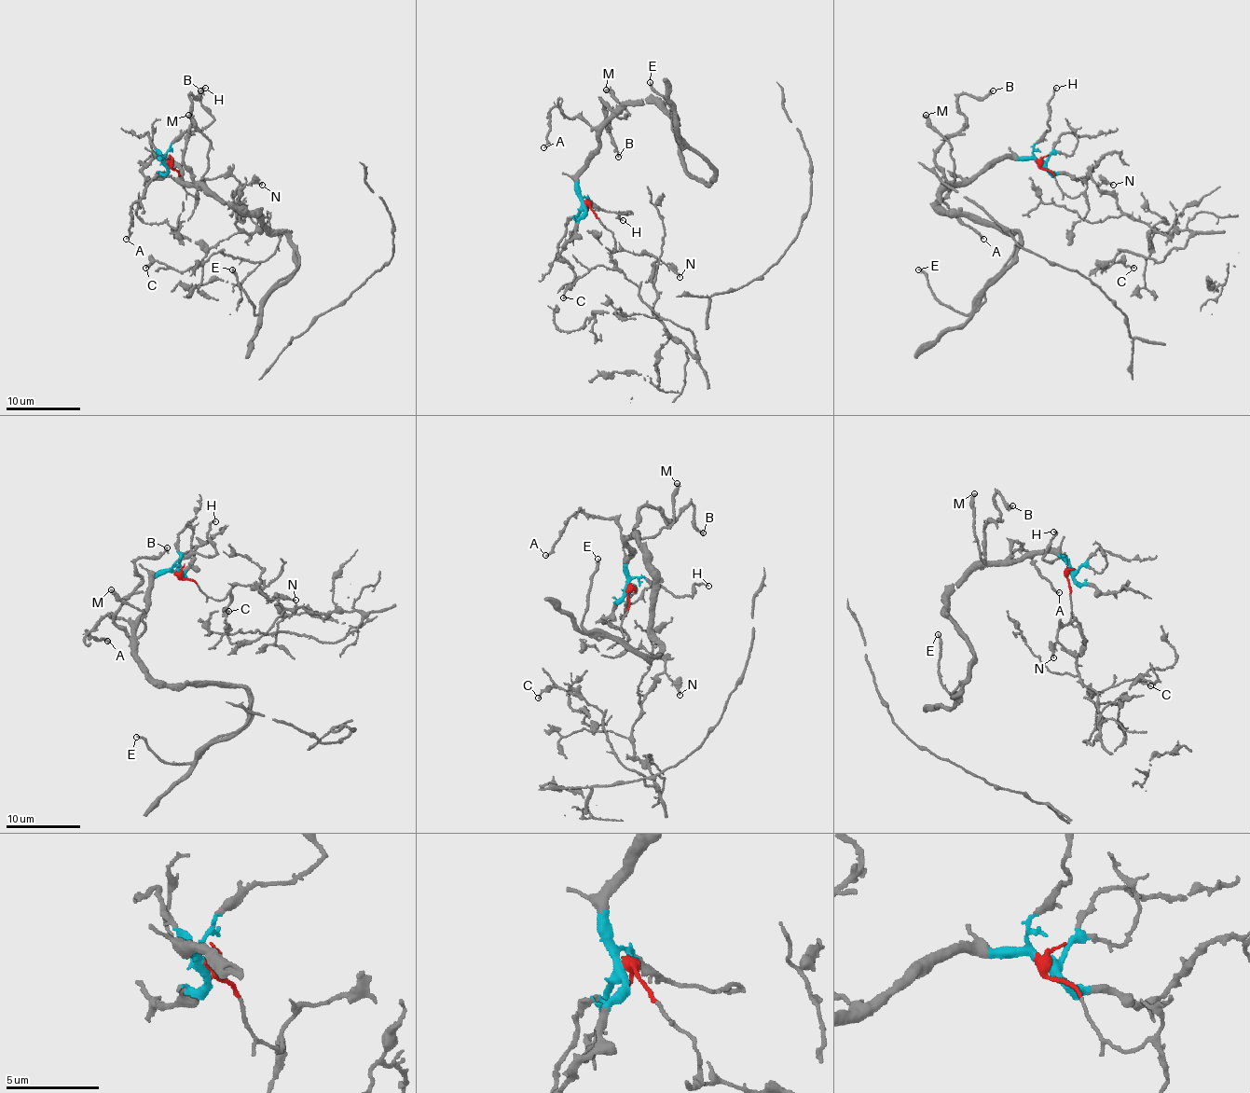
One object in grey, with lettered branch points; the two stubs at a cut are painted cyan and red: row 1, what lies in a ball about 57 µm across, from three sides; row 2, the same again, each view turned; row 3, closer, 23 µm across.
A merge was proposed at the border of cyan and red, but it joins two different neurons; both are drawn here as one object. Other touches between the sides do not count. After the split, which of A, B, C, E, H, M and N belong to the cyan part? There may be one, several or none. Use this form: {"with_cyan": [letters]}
{"with_cyan": ["A", "B", "E", "H", "M"]}

